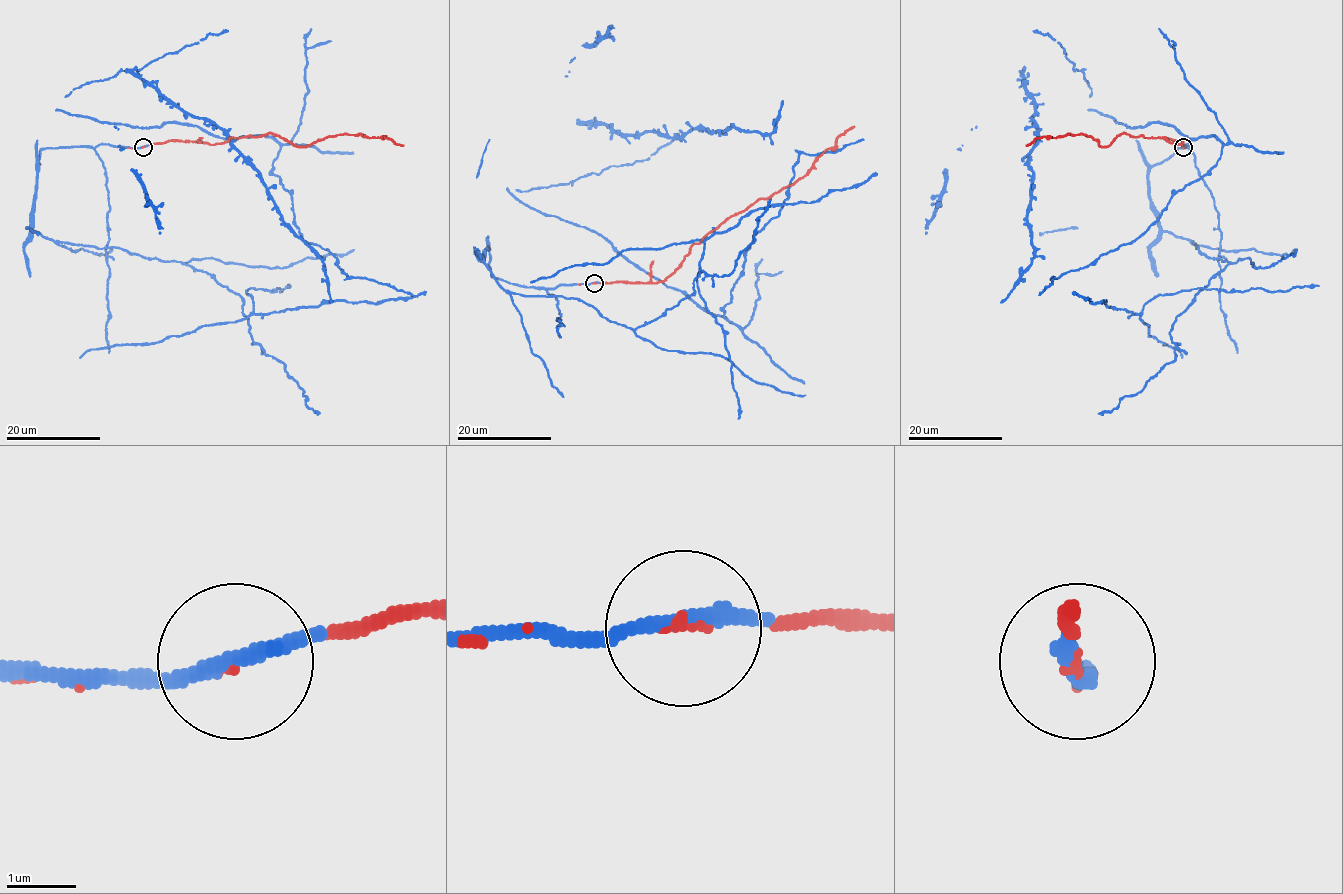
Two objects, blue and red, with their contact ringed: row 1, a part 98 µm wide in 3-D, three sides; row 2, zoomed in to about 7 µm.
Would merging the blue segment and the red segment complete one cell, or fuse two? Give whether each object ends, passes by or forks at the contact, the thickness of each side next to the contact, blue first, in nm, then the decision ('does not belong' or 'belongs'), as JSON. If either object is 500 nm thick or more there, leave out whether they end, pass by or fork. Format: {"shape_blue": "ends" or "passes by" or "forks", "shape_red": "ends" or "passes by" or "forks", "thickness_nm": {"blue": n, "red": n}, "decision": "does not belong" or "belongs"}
{"shape_blue": "passes by", "shape_red": "ends", "thickness_nm": {"blue": 220, "red": 90}, "decision": "belongs"}

